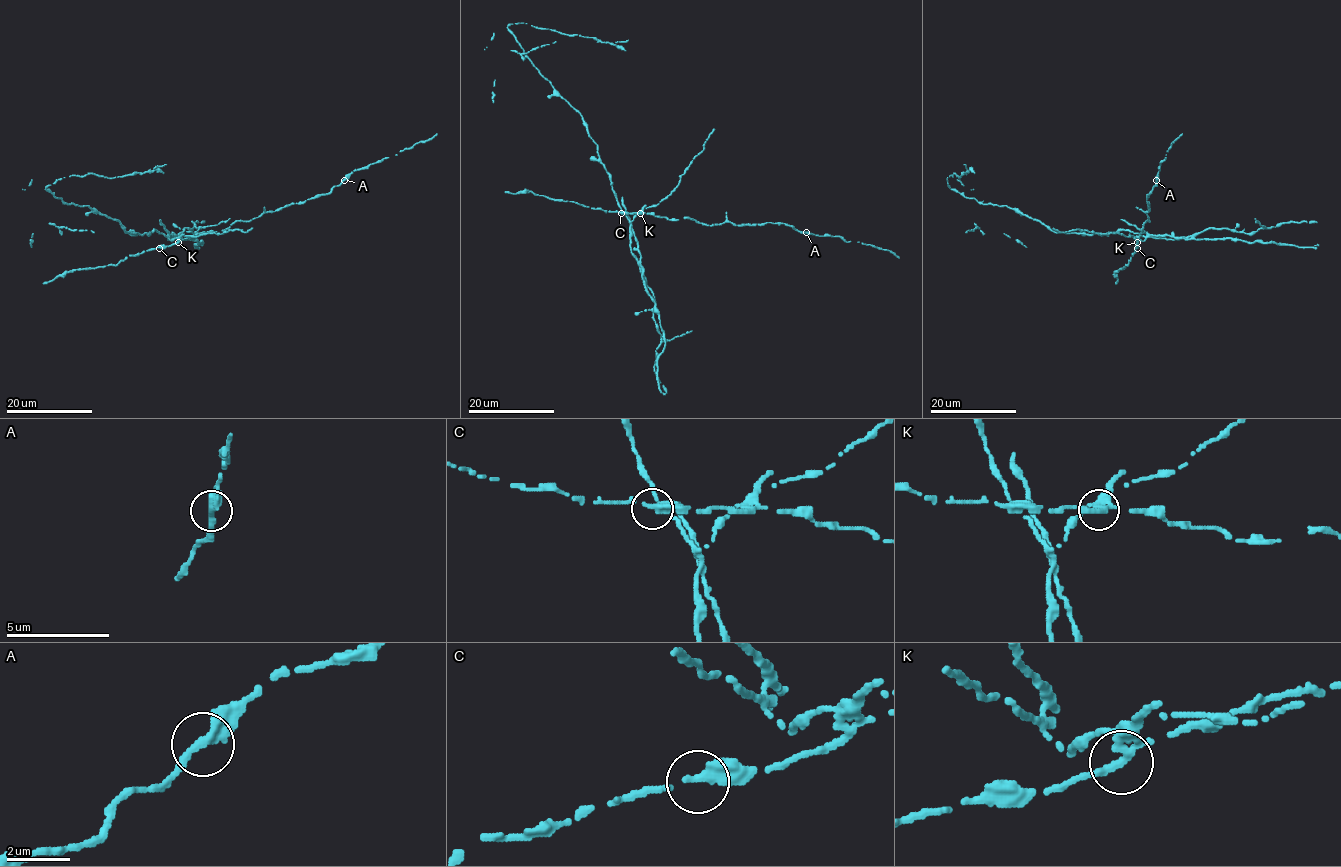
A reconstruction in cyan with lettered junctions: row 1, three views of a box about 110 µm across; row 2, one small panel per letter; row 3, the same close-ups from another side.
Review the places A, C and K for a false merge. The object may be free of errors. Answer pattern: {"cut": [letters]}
{"cut": ["K"]}

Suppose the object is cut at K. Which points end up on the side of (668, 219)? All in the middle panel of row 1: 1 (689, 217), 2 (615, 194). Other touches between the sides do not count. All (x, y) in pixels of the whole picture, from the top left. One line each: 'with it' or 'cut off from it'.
1: with it
2: cut off from it

